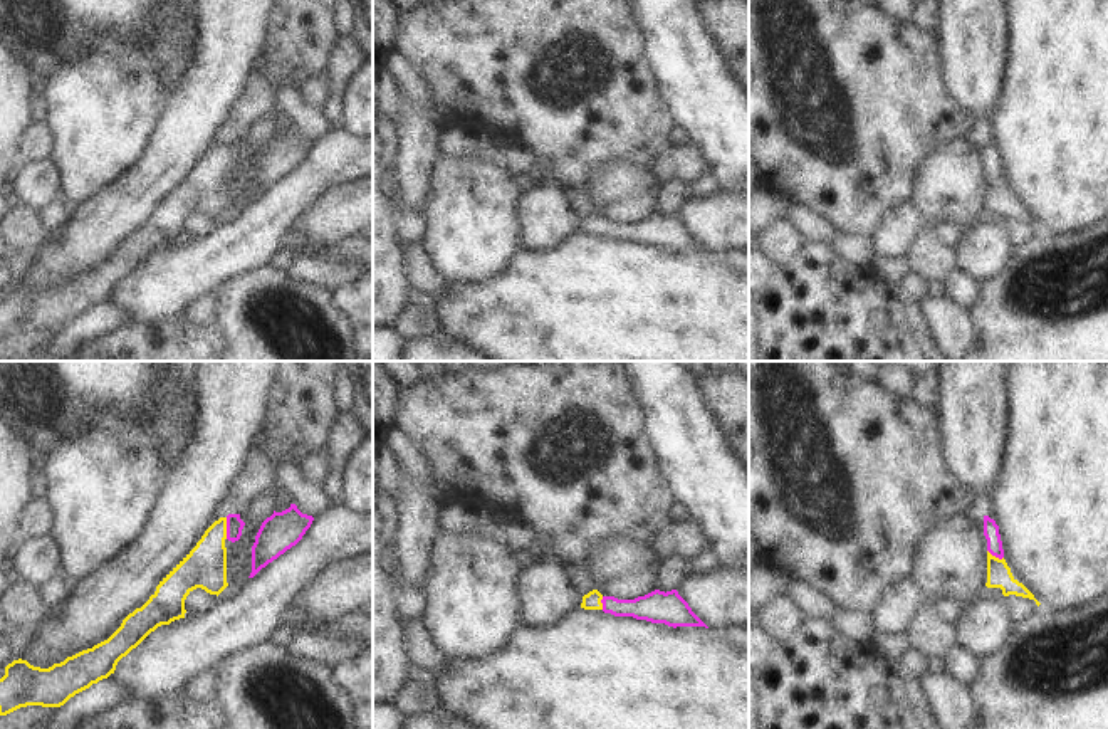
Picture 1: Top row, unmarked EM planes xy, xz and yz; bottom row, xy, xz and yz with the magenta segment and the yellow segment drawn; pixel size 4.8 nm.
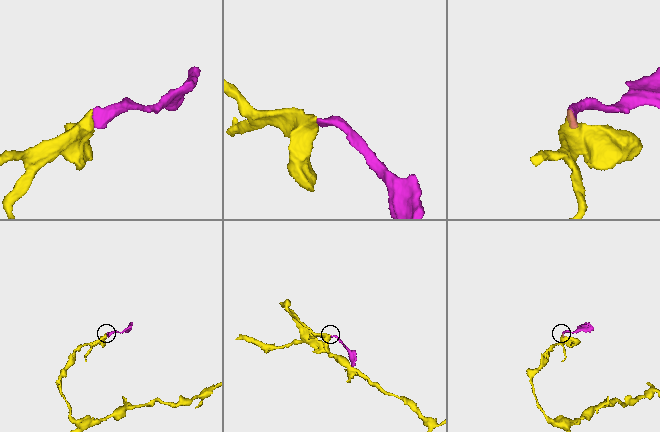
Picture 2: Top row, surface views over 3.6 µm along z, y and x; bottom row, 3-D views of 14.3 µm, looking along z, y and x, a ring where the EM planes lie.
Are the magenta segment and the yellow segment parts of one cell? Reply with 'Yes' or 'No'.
Yes.

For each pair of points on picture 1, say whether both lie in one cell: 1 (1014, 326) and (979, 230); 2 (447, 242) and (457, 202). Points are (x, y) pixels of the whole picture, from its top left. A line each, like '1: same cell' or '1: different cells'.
1: different cells
2: same cell

